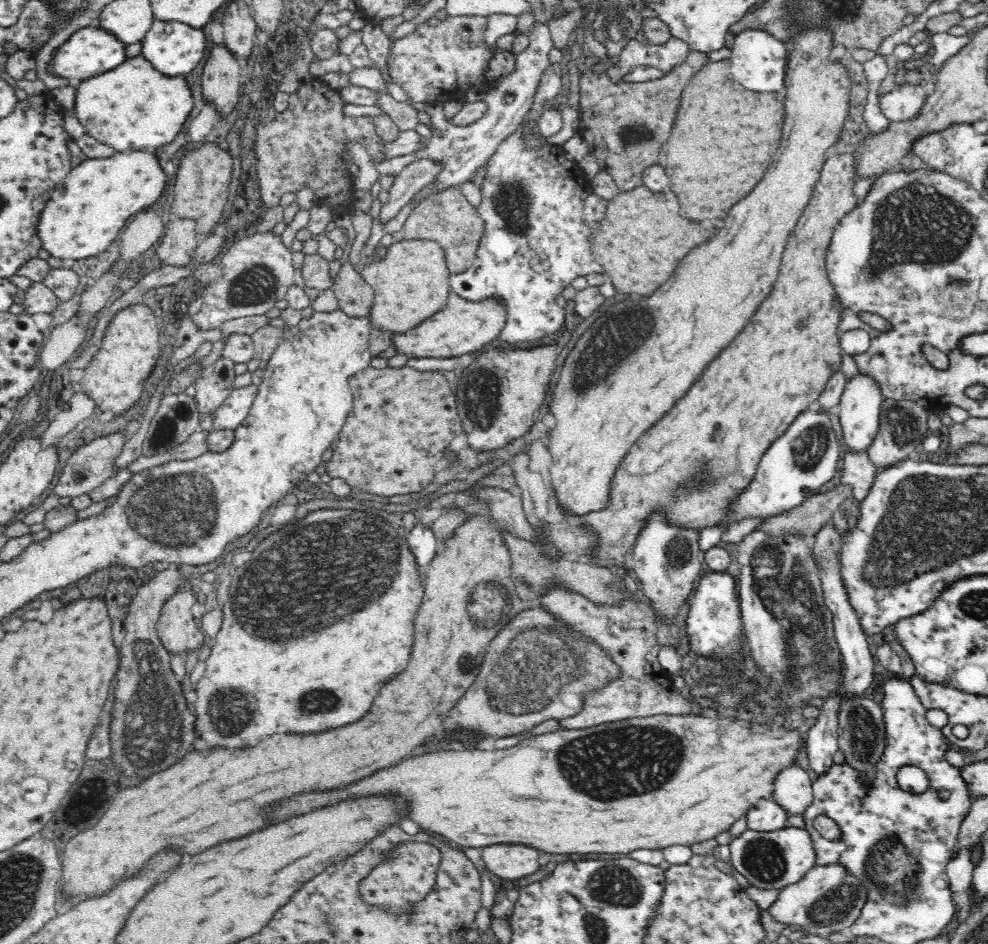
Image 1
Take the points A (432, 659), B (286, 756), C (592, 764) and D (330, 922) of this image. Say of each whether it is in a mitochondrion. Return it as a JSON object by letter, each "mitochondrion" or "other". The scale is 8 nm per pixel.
{"A":"other","B":"other","C":"mitochondrion","D":"mitochondrion"}

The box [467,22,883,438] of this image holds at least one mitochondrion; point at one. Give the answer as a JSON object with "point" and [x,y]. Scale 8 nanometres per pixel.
{"point":[628,329]}

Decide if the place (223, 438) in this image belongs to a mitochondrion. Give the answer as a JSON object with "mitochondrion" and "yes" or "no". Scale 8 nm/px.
{"mitochondrion":"no"}

